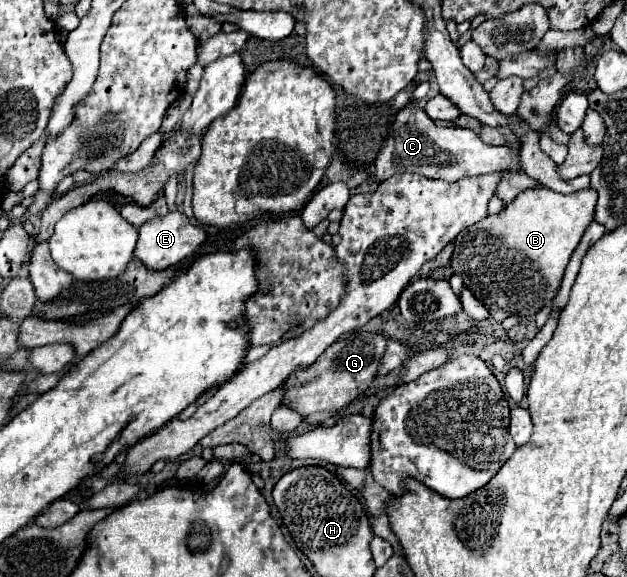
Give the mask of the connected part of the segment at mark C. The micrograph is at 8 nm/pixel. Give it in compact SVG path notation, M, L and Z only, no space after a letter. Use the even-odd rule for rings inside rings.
M414 100L396 114L390 126L390 138L386 138L386 144L382 146L374 166L378 180L386 180L396 172L416 172L426 178L444 182L490 174L502 168L508 168L510 172L520 170L518 156L512 154L506 146L488 146L466 128L436 126Z

